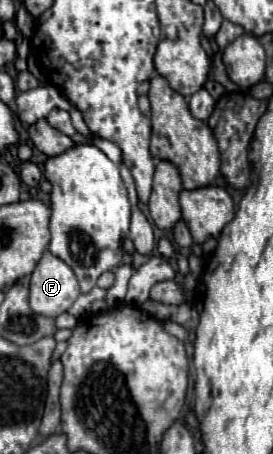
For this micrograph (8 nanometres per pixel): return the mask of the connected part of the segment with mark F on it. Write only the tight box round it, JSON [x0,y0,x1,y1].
[29,251,81,317]

